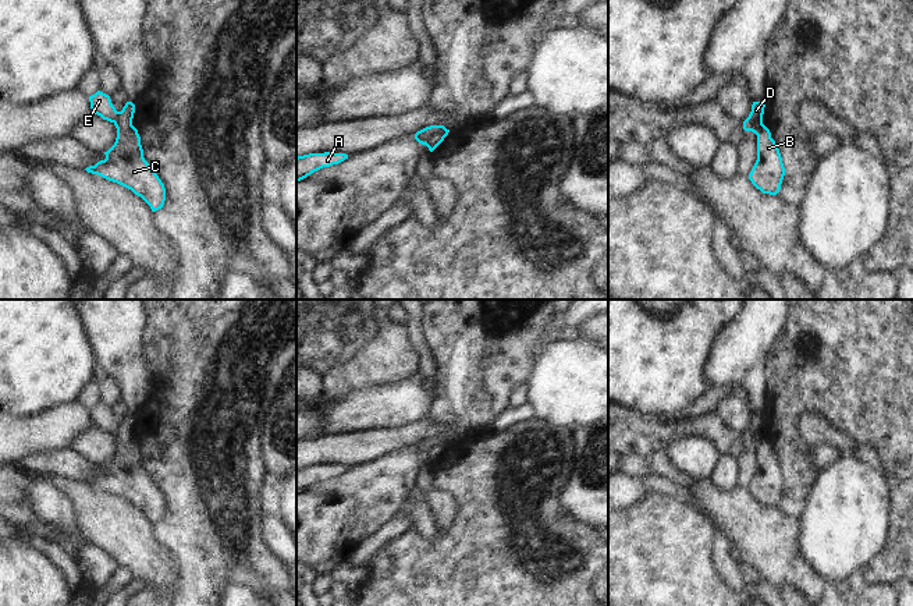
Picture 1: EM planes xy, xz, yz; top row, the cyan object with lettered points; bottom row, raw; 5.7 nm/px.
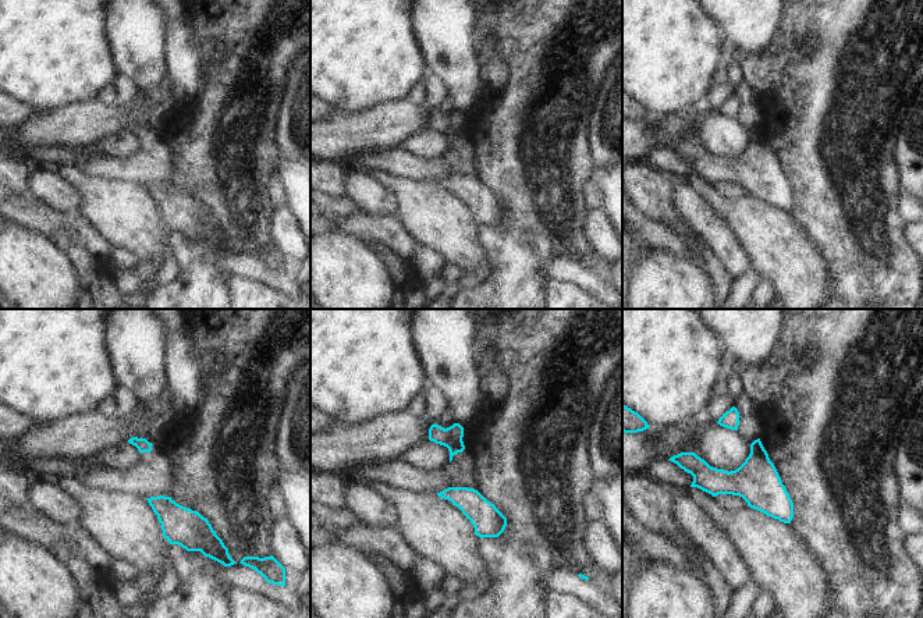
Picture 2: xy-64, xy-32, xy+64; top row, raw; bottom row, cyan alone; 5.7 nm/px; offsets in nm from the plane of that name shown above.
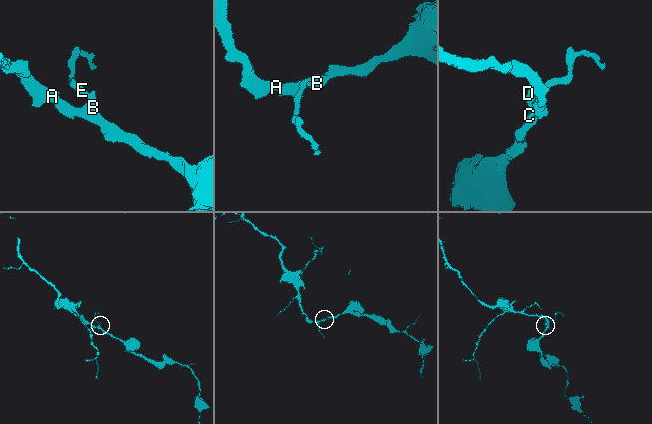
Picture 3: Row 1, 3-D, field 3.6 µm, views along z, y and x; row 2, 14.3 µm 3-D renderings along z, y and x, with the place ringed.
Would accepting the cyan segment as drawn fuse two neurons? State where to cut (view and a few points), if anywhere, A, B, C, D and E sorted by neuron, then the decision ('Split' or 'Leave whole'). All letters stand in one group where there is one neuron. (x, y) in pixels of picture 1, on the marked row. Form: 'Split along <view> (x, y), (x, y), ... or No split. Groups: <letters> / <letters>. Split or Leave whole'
Split along xy (113, 121), (123, 114), (127, 123), (132, 126). Groups: A B C / D E. Split.

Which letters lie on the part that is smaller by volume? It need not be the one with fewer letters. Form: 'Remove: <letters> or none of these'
Remove: D, E

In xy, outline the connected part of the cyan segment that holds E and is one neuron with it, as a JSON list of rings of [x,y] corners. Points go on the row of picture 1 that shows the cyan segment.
[[[100,91],[89,96],[89,102],[93,113],[100,116],[103,120],[114,123],[121,114],[124,114],[128,118],[128,125],[132,127],[132,118],[135,113],[135,104],[132,102],[127,102],[122,110],[117,111],[110,96]]]

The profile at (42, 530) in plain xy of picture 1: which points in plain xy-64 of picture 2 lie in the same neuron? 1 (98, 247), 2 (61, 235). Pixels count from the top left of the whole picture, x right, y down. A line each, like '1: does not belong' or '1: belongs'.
1: belongs
2: does not belong

